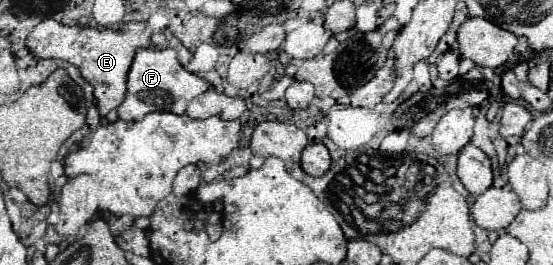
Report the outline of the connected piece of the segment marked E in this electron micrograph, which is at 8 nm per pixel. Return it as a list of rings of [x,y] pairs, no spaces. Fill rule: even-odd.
[[[43,18],[27,38],[29,50],[37,58],[59,58],[81,70],[81,76],[93,86],[95,102],[101,116],[115,110],[127,92],[127,70],[135,60],[137,48],[125,30],[93,28],[93,26],[65,26],[53,18]]]

